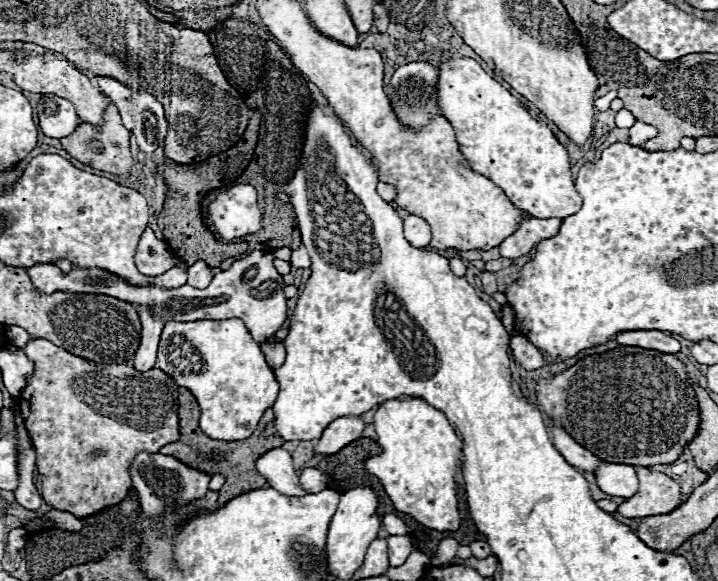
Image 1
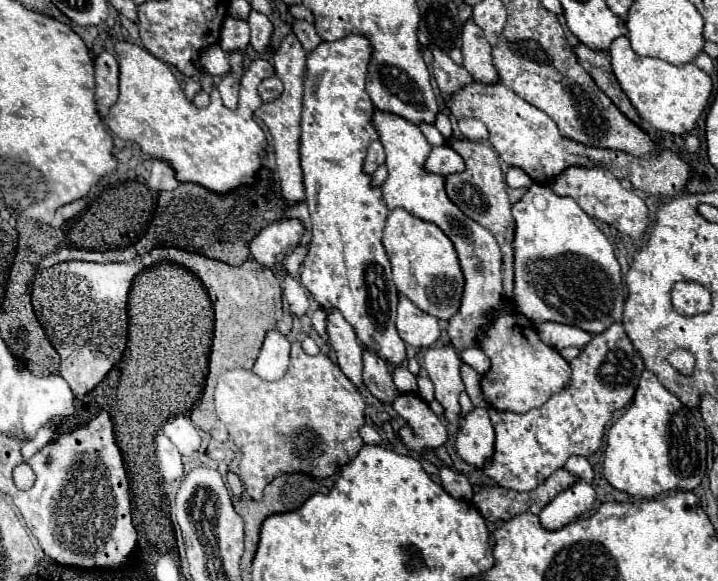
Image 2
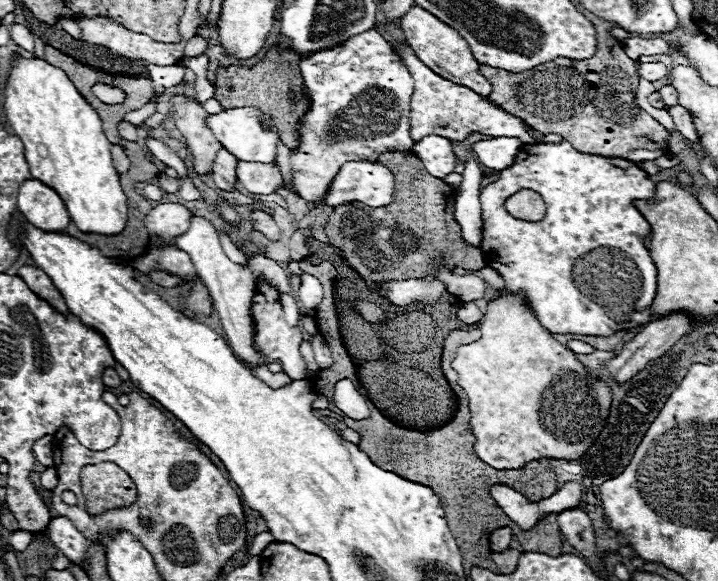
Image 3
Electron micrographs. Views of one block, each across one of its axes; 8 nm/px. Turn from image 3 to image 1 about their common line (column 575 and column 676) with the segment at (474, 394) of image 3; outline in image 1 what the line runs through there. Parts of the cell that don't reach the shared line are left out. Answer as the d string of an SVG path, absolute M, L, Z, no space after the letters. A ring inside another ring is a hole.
M618 346L602 354L586 356L568 370L554 374L548 380L540 378L536 382L536 396L538 404L548 416L558 420L558 424L562 424L570 432L570 436L578 440L578 444L606 462L632 466L670 464L680 458L682 450L700 430L700 408L686 372L686 364L676 358L676 354L664 354L640 346Z

